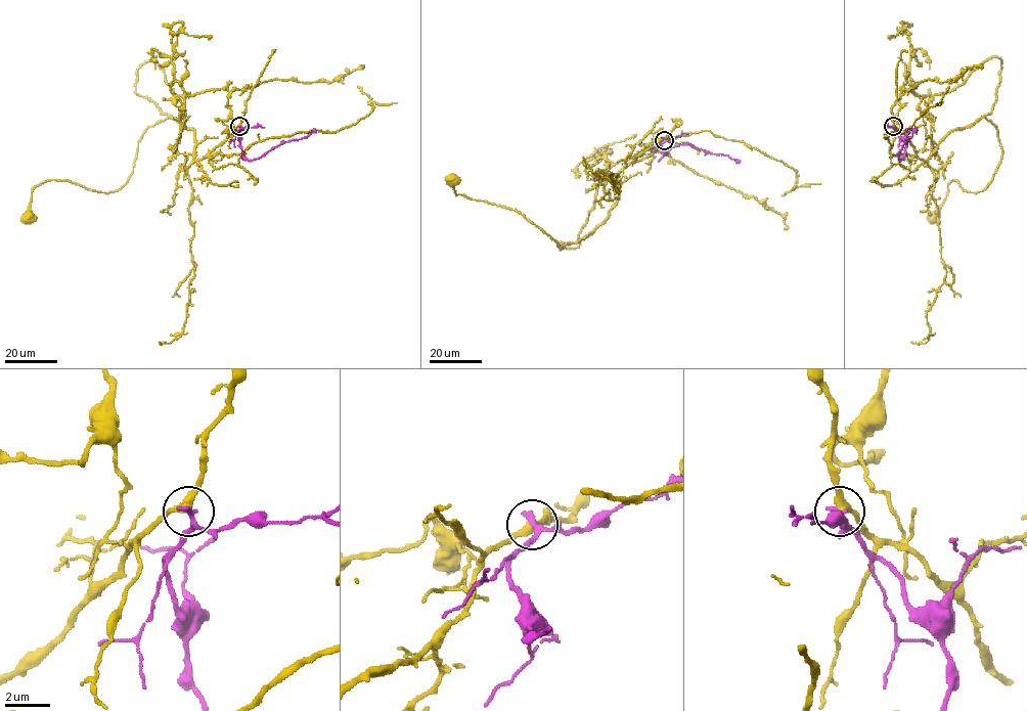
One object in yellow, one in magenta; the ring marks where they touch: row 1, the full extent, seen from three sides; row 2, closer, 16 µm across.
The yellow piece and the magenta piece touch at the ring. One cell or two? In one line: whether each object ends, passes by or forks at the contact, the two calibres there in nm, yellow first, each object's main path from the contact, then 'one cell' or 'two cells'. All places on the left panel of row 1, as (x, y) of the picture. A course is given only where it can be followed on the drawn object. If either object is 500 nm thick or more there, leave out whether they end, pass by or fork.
yellow passes by | magenta passes by | 340/220 nm | yellow via (239, 126), (194, 160), (194, 132), (161, 120), (142, 135), (120, 188), (46, 180), (33, 189), (29, 220) | magenta via (239, 126), (237, 133), (242, 154), (249, 160), (258, 159), (285, 142), (304, 138), (315, 130) | two cells

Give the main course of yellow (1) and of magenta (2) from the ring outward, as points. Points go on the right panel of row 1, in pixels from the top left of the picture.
1: (893, 126), (926, 160), (952, 130), (982, 118), (996, 127), (992, 179), (978, 192), (952, 180), (933, 220)
2: (893, 126), (906, 143), (905, 154), (900, 160), (897, 153), (916, 130)

